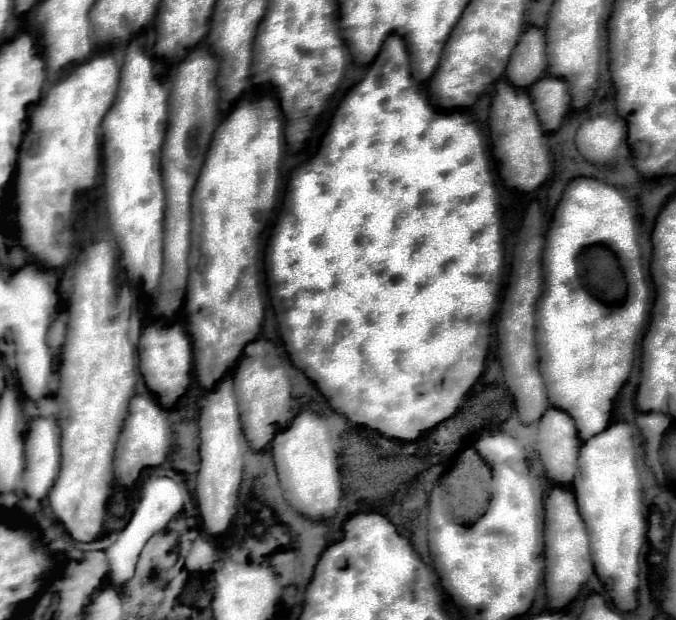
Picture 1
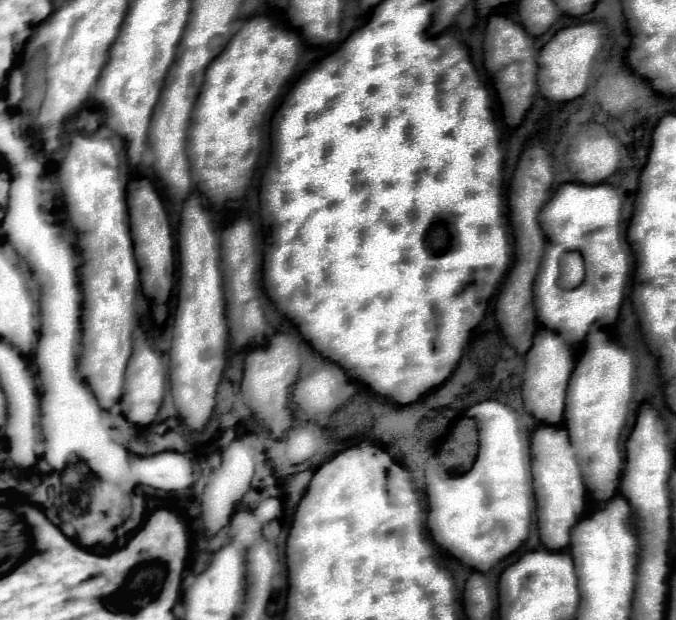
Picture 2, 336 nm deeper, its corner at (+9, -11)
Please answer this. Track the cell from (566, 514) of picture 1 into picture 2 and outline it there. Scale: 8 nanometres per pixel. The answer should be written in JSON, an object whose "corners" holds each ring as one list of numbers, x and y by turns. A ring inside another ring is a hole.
{"corners":[[538,425,532,435,532,477,536,493,536,515,542,547,548,551,564,551,570,543,570,531,582,519,586,507,586,489,564,427]]}

